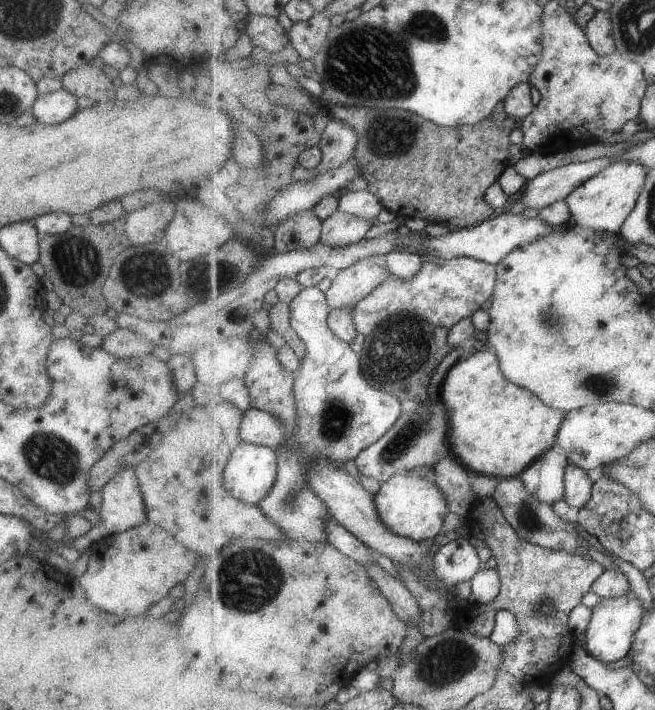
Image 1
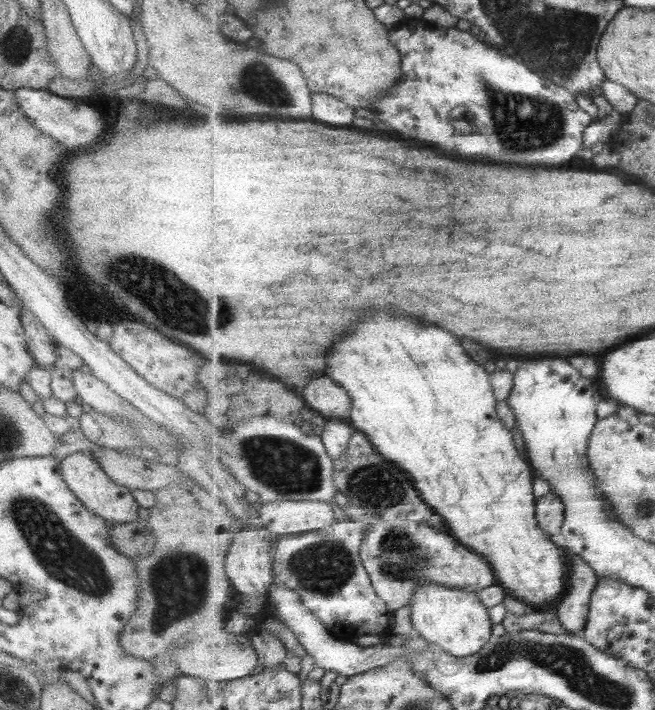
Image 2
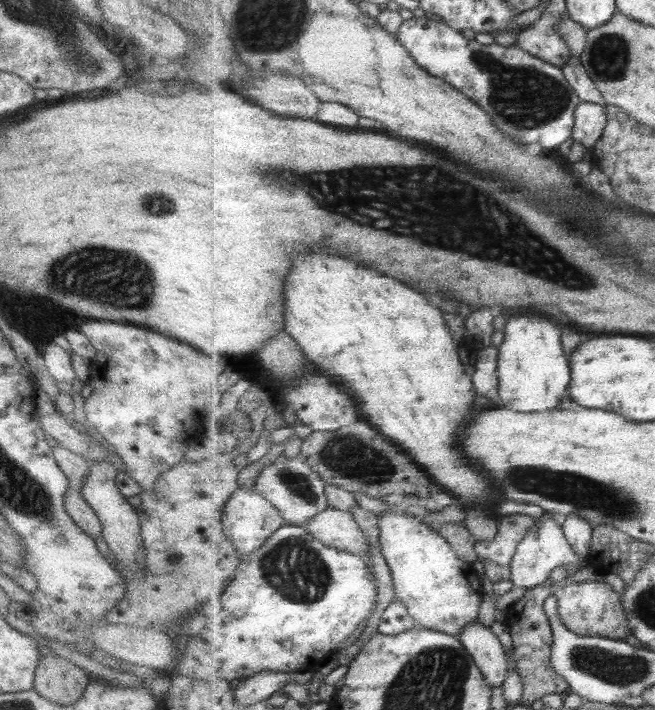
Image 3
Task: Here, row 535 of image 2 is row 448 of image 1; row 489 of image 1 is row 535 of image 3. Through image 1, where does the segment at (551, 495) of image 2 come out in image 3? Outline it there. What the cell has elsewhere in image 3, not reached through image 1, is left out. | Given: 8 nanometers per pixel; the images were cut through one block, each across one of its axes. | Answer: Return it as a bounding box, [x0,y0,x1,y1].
[510,512,588,592]

